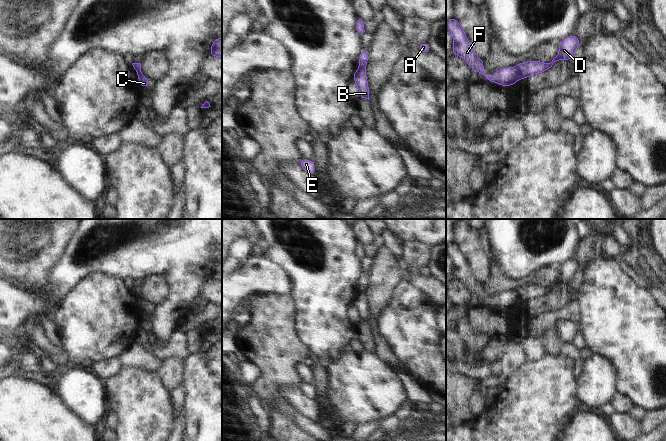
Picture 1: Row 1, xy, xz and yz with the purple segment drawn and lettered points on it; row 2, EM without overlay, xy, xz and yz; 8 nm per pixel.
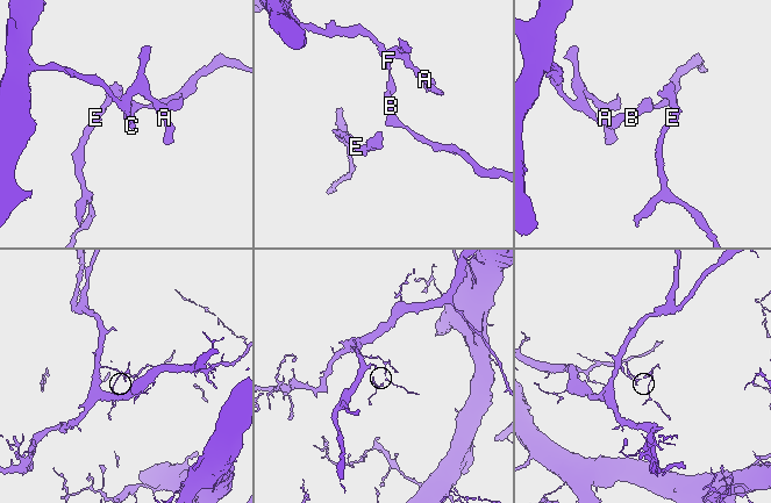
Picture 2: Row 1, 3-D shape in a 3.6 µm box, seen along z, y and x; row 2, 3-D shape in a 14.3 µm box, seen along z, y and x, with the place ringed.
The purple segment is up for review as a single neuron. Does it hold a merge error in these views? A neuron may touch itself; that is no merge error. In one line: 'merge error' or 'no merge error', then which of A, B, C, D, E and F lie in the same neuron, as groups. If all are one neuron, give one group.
merge error; groups A C F / B D E

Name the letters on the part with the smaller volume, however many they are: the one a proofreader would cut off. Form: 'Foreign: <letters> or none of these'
Foreign: B, D, E

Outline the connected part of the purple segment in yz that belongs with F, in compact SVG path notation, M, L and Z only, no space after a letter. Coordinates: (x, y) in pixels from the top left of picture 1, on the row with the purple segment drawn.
M452 17L446 24L446 31L453 37L454 46L451 50L453 55L462 57L470 66L471 70L479 72L487 82L499 83L502 87L516 84L521 79L520 70L517 67L506 67L495 71L491 79L483 68L483 60L478 57L457 19Z

